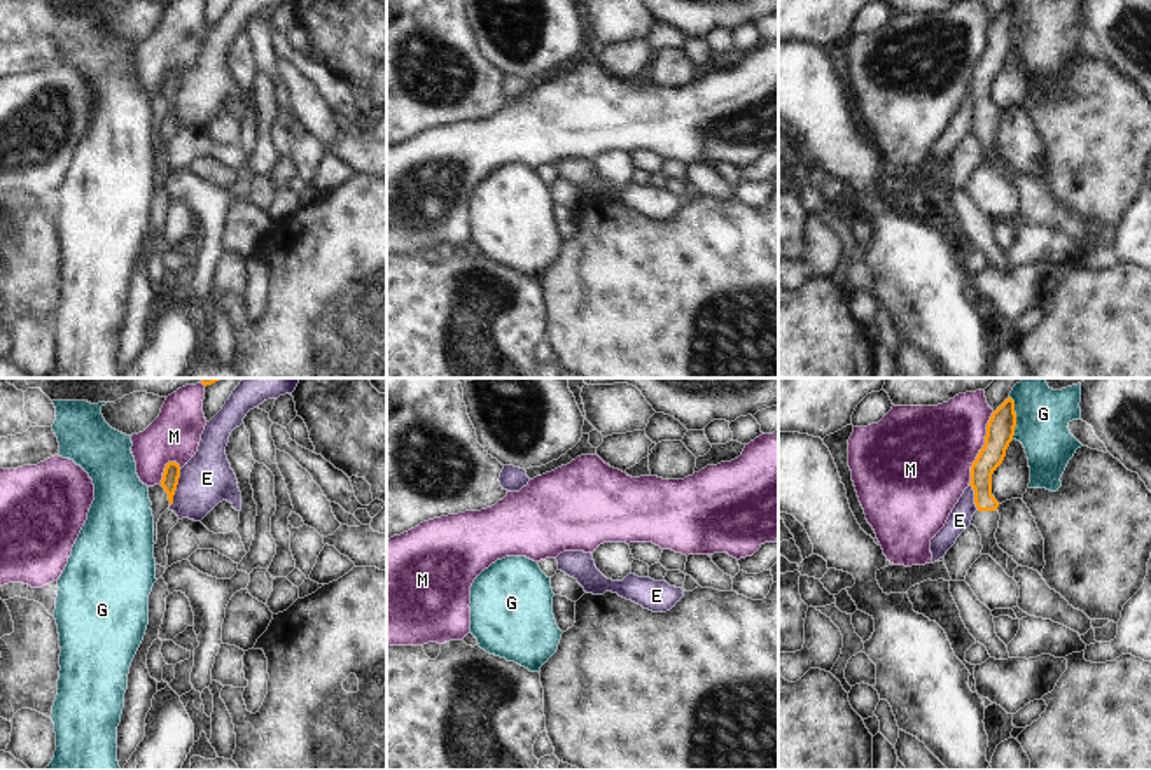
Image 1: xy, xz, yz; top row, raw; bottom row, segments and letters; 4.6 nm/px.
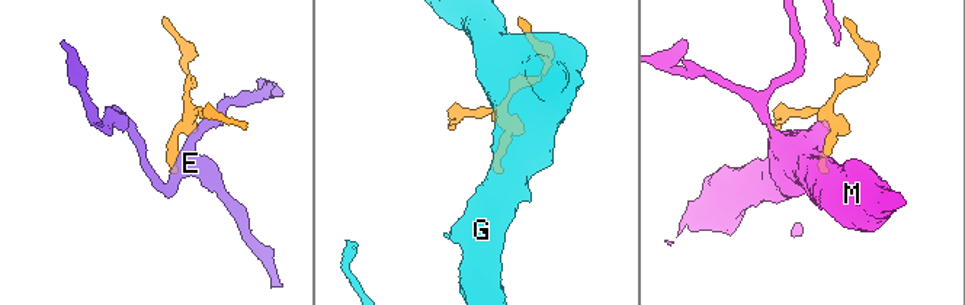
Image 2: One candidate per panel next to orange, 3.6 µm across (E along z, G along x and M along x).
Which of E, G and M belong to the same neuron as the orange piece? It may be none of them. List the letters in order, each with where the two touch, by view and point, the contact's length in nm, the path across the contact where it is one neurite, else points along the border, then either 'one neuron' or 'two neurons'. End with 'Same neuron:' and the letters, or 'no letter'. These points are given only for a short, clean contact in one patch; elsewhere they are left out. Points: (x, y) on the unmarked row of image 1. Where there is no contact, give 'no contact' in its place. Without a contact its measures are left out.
E: contact xy (175, 97); length 180 nm; border xy (181, 77), (170, 114); two neurons
G: contact yz (1015, 25); length 200 nm; two neurons
M: contact yz (982, 56); length 360 nm; two neurons
Same neuron: no letter

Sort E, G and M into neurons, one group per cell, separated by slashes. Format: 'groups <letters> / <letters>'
groups E / G / M

